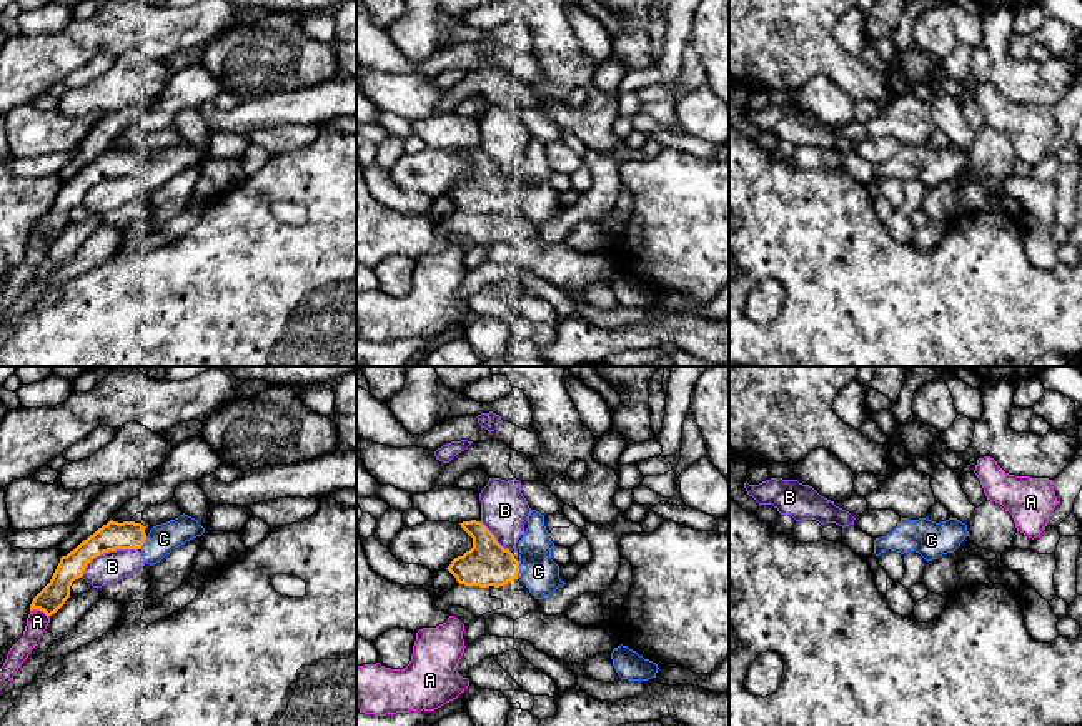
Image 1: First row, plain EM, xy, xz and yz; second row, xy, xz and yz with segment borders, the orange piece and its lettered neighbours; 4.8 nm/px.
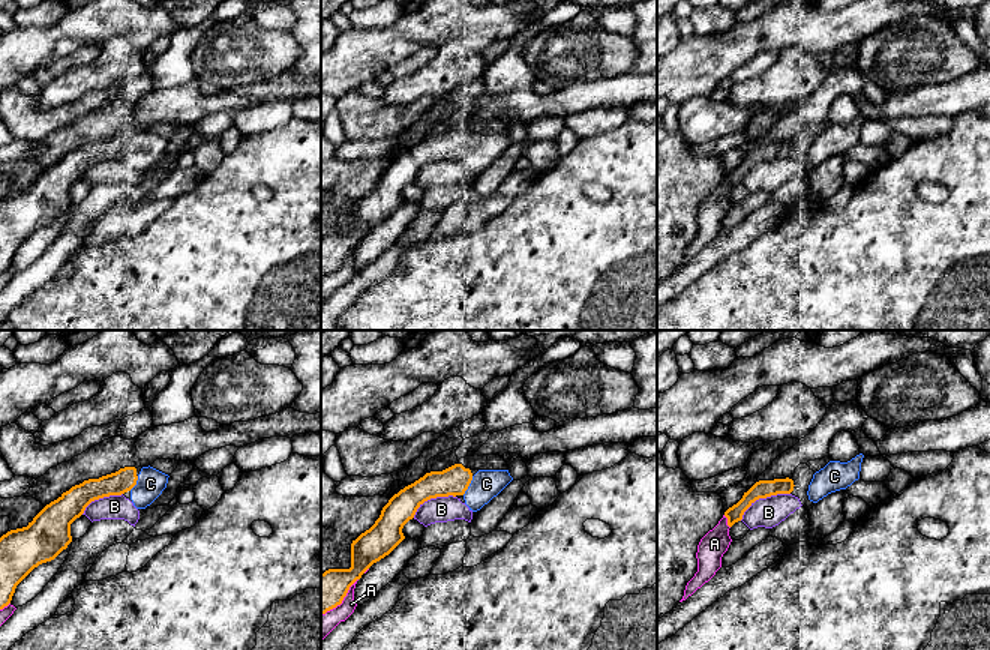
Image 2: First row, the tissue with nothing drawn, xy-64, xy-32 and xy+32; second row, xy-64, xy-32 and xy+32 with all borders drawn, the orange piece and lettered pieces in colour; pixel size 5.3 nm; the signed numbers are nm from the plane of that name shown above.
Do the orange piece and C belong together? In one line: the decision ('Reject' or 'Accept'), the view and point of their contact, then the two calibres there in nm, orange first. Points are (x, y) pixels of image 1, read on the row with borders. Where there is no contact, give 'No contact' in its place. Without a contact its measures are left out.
Accept. Touches orange at xz (518, 570). Thickness 220 nm (orange) against 180 nm

